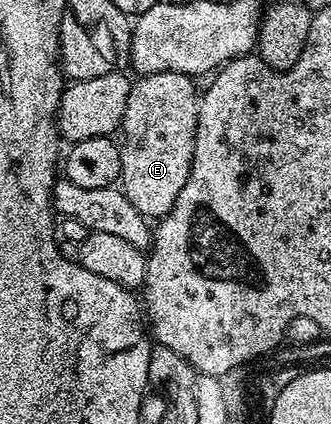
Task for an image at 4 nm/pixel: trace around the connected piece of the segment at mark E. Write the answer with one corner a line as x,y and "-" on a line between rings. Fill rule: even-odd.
163,71
136,77
121,127
121,189
129,204
148,220
158,220
173,208
193,164
200,95
193,78
181,72

